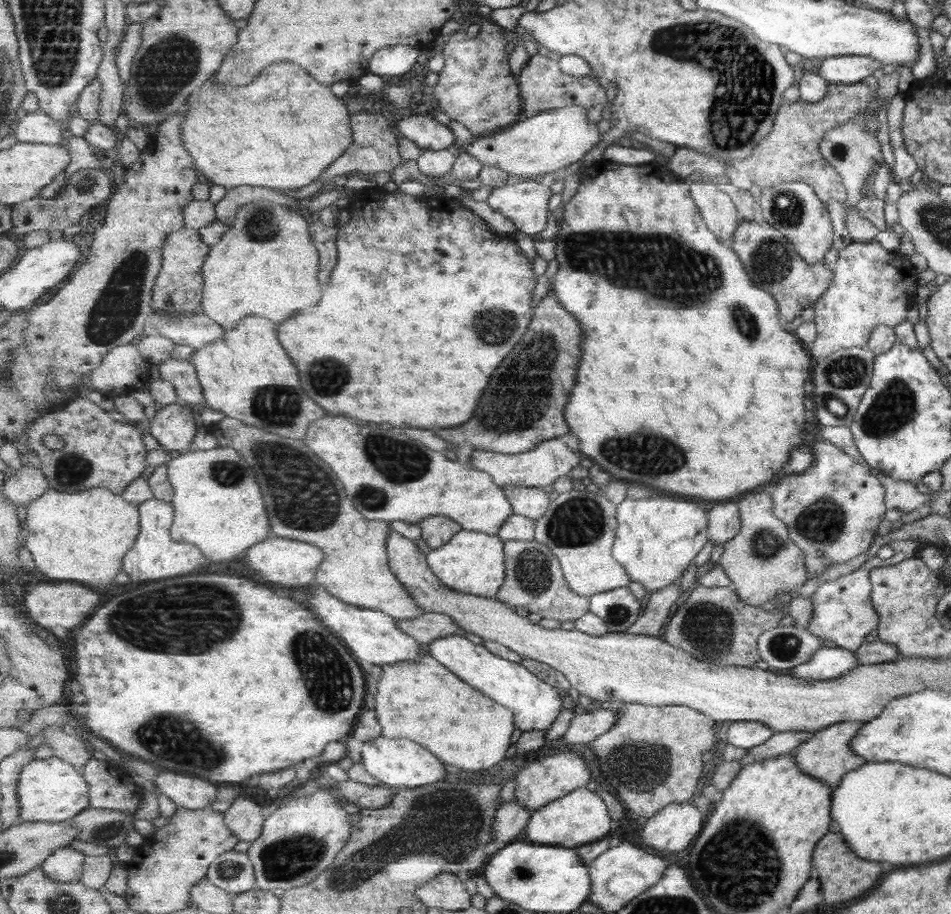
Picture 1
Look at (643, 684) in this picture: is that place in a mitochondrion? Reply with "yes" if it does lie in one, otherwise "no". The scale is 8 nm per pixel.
no

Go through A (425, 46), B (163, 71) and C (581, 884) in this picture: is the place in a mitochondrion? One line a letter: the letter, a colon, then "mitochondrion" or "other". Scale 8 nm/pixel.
A: other
B: mitochondrion
C: other

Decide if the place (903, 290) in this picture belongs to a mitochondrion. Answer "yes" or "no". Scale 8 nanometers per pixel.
no

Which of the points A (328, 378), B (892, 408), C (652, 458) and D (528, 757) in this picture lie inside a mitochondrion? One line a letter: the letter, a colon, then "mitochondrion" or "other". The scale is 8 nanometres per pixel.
A: mitochondrion
B: mitochondrion
C: mitochondrion
D: other

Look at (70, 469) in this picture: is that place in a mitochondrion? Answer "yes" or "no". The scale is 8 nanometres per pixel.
yes

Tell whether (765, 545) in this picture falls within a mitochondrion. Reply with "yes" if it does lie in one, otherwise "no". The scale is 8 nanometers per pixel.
yes

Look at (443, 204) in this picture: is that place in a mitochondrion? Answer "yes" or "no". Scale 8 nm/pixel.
no

